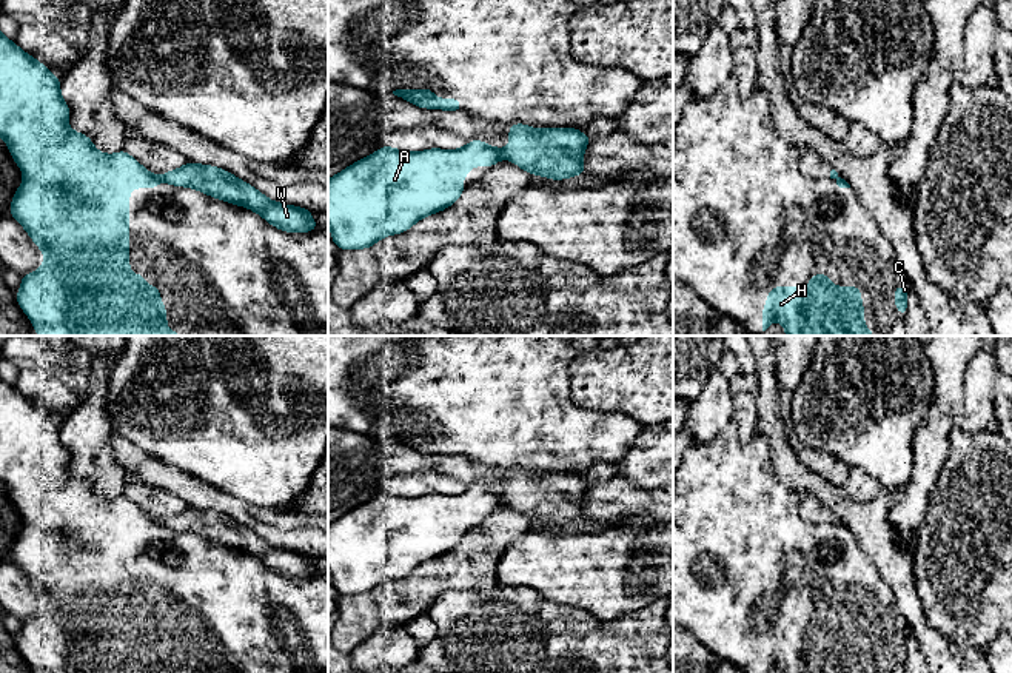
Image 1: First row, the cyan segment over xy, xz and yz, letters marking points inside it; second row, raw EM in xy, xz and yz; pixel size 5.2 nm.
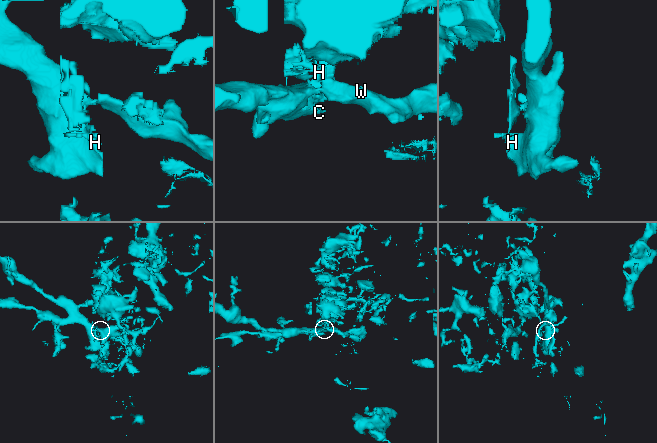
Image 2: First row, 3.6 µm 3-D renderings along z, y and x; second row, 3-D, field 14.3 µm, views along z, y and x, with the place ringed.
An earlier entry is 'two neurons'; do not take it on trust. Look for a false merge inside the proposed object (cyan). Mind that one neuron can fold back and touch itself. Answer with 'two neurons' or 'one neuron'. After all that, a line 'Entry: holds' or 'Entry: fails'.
two neurons
Entry: holds

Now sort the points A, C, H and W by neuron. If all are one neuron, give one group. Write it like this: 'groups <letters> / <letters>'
groups A C H / W

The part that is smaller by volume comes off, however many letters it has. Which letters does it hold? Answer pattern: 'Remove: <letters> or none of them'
Remove: W

